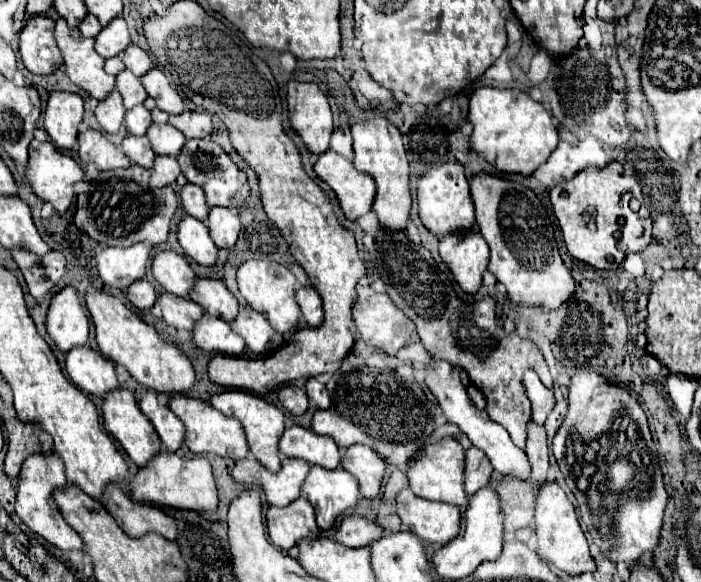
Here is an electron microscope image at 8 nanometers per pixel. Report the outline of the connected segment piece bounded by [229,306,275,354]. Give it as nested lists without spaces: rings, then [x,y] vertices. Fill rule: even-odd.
[[[245,306],[239,310],[237,318],[231,320],[229,324],[231,324],[231,330],[235,330],[235,334],[239,334],[245,340],[251,352],[265,354],[269,350],[275,330],[271,328],[271,324],[263,314]]]

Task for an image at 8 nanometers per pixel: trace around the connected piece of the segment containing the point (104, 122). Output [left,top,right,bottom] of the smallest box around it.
[95,90,125,134]

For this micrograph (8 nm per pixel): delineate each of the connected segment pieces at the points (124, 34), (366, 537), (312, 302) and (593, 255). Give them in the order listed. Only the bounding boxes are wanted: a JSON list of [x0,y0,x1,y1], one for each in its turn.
[[95,16,131,58],[335,514,383,548],[295,288,323,326],[551,162,651,270]]

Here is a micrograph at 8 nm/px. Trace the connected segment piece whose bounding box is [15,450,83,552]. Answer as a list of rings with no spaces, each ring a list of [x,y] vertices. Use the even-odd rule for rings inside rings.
[[[51,450],[51,454],[43,456],[43,452],[37,452],[35,456],[29,456],[23,462],[21,468],[21,476],[17,480],[17,502],[15,502],[15,514],[21,518],[21,522],[25,522],[31,532],[35,532],[37,536],[45,538],[49,544],[55,544],[57,548],[61,548],[63,552],[69,550],[83,550],[83,542],[79,538],[79,534],[63,520],[51,492],[55,486],[65,486],[67,478],[63,472],[63,462],[59,460],[59,456],[55,456],[55,450]]]

